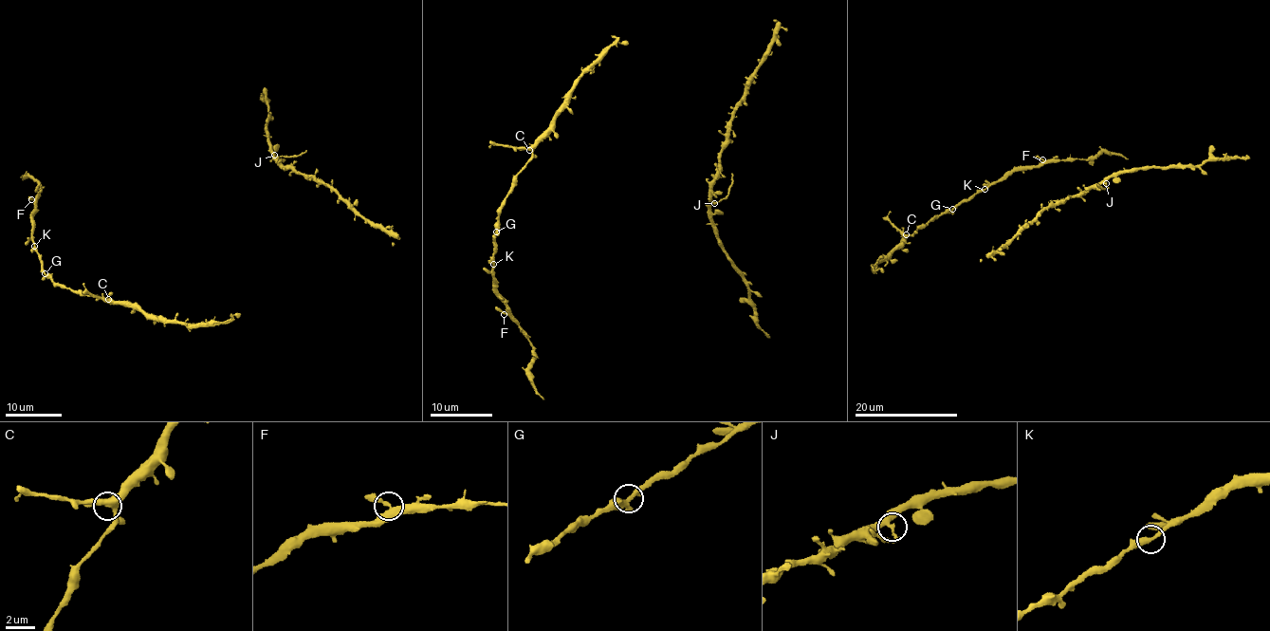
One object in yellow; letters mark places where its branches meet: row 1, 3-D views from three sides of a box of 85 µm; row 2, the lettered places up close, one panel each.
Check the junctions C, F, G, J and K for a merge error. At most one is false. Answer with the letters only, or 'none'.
J

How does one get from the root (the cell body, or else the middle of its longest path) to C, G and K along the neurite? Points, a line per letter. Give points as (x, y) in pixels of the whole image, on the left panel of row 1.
C: (240, 313), (222, 322), (165, 322), (108, 299)
G: (240, 313), (225, 321), (196, 324), (156, 320), (138, 308), (56, 284), (45, 273)
K: (240, 313), (225, 321), (196, 324), (156, 320), (138, 308), (52, 282), (43, 272), (34, 246)

